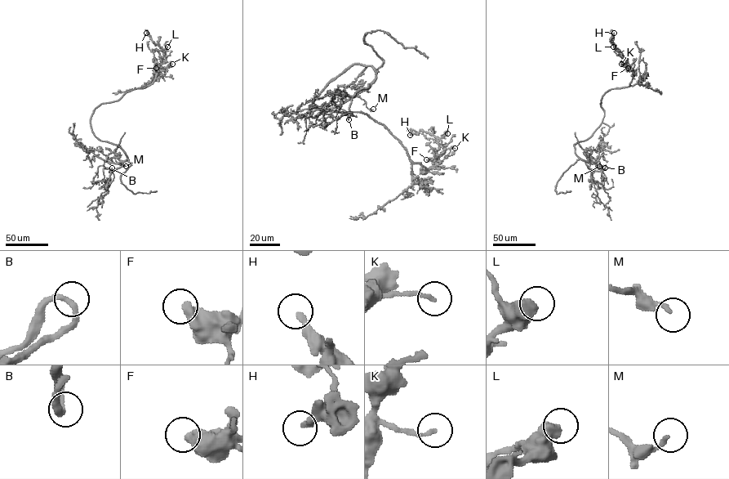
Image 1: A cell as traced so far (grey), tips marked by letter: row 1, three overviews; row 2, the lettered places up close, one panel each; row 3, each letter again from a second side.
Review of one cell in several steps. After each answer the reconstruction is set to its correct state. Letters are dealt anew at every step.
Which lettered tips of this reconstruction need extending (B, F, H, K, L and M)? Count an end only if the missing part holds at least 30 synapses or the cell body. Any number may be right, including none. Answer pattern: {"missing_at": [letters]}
{"missing_at": []}

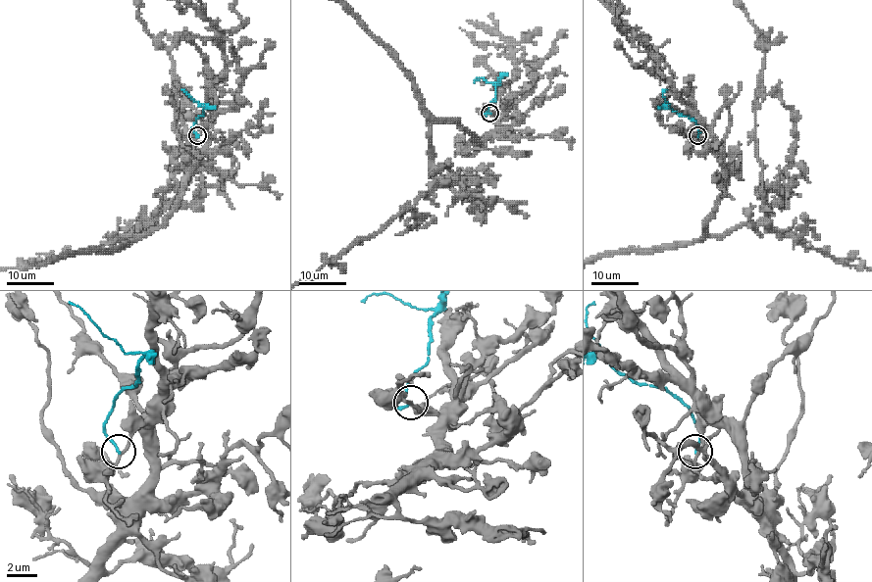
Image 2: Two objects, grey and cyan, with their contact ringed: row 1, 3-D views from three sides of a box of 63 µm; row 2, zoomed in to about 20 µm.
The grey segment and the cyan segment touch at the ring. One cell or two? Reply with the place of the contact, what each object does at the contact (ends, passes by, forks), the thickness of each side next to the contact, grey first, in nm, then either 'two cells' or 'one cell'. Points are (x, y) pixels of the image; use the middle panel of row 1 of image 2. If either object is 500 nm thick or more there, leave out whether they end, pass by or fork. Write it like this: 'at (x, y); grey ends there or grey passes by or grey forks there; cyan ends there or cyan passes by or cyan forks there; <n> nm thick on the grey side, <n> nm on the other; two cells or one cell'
at (489, 113); grey passes by; cyan ends there; 190 nm thick on the grey side, 160 nm on the other; two cells

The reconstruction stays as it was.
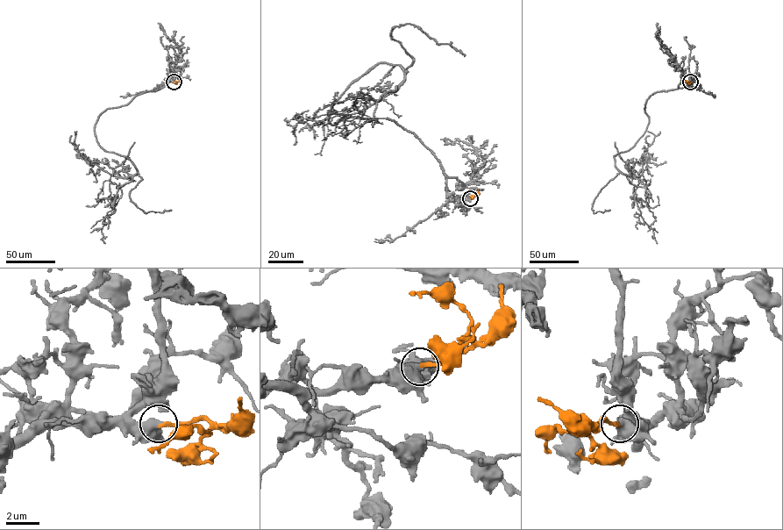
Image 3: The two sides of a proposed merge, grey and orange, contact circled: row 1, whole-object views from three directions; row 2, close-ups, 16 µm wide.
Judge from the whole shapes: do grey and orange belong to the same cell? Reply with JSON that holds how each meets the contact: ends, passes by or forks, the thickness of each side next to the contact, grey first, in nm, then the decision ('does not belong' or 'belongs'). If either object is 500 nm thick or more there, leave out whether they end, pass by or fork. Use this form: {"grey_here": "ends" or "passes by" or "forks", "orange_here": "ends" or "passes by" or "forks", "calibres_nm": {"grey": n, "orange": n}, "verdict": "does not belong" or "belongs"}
{"calibres_nm": {"grey": 700, "orange": 240}, "verdict": "belongs"}

